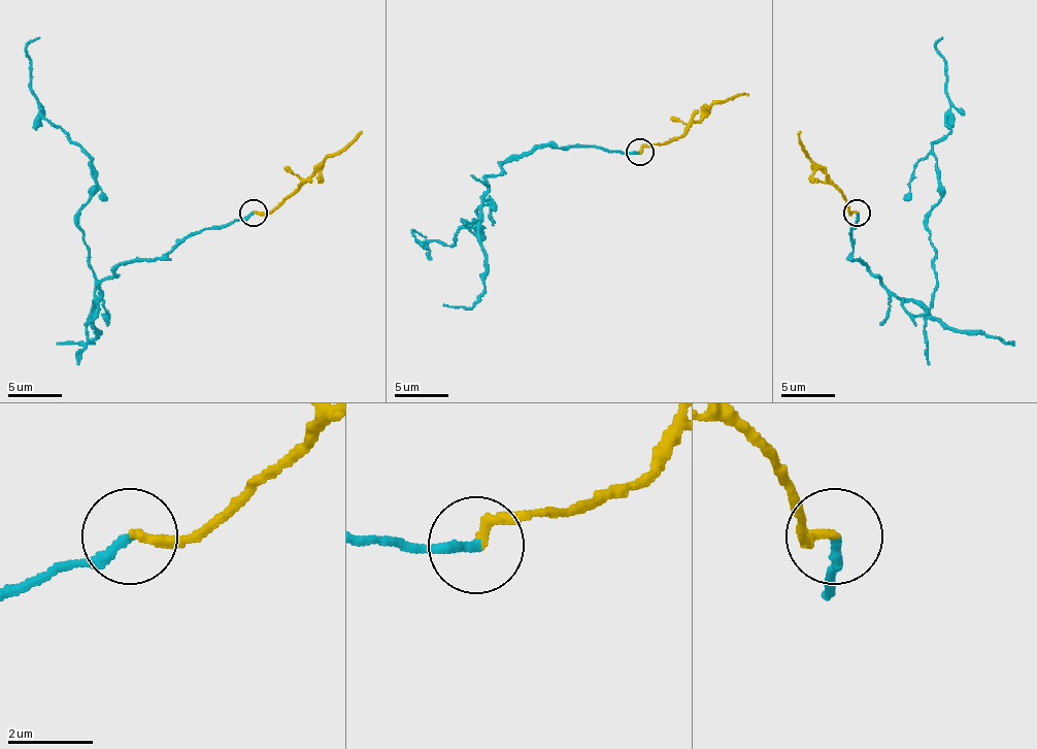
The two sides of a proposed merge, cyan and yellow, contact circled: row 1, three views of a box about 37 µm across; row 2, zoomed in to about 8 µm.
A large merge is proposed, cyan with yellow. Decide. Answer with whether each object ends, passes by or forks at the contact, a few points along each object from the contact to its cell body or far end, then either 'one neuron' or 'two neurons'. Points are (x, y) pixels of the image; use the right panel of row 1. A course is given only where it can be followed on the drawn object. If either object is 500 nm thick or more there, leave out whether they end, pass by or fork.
cyan ends there; yellow ends there; cyan runs (857, 213), (850, 256), (927, 305), (937, 272), (927, 213), (940, 199), (932, 145), (950, 129), (943, 37); yellow runs (857, 213), (848, 210), (845, 197), (805, 154), (799, 132); two neurons

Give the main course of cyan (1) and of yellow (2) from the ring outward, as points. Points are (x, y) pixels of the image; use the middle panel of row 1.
1: (640, 152), (513, 154), (486, 178), (480, 232), (464, 222), (483, 235), (427, 246), (412, 232), (427, 238)
2: (640, 152), (675, 140), (716, 102), (748, 94)

